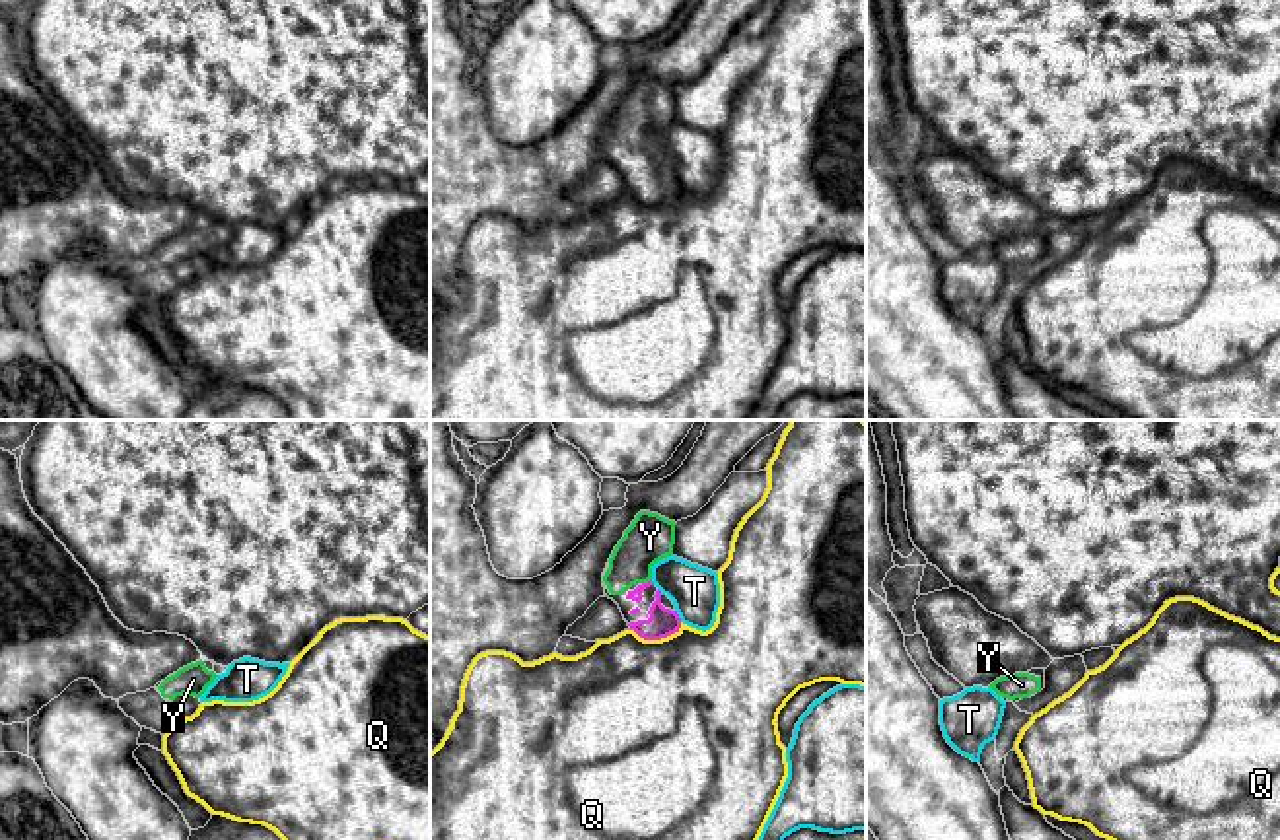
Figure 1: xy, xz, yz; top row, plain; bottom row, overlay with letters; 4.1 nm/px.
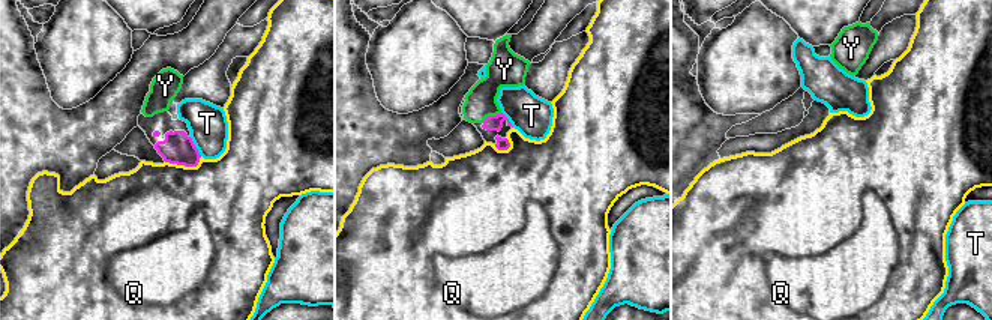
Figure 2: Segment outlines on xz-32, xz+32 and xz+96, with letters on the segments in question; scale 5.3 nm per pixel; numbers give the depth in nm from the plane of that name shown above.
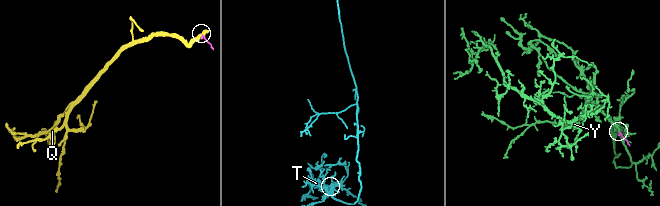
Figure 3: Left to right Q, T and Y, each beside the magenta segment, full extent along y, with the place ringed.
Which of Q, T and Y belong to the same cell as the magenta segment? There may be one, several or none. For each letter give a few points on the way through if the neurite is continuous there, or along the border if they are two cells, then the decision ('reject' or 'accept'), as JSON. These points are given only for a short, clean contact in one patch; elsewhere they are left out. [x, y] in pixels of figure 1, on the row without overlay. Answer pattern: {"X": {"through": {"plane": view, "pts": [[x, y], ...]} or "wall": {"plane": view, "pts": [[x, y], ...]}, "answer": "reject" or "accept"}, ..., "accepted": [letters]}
{"Q": {"answer": "reject"}, "T": {"answer": "reject"}, "Y": {"through": {"plane": "xz", "pts": [[637, 160], [648, 146], [644, 107], [650, 102]]}, "answer": "accept"}, "accepted": ["Y"]}

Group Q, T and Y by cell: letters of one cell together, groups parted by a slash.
Q / T / Y

